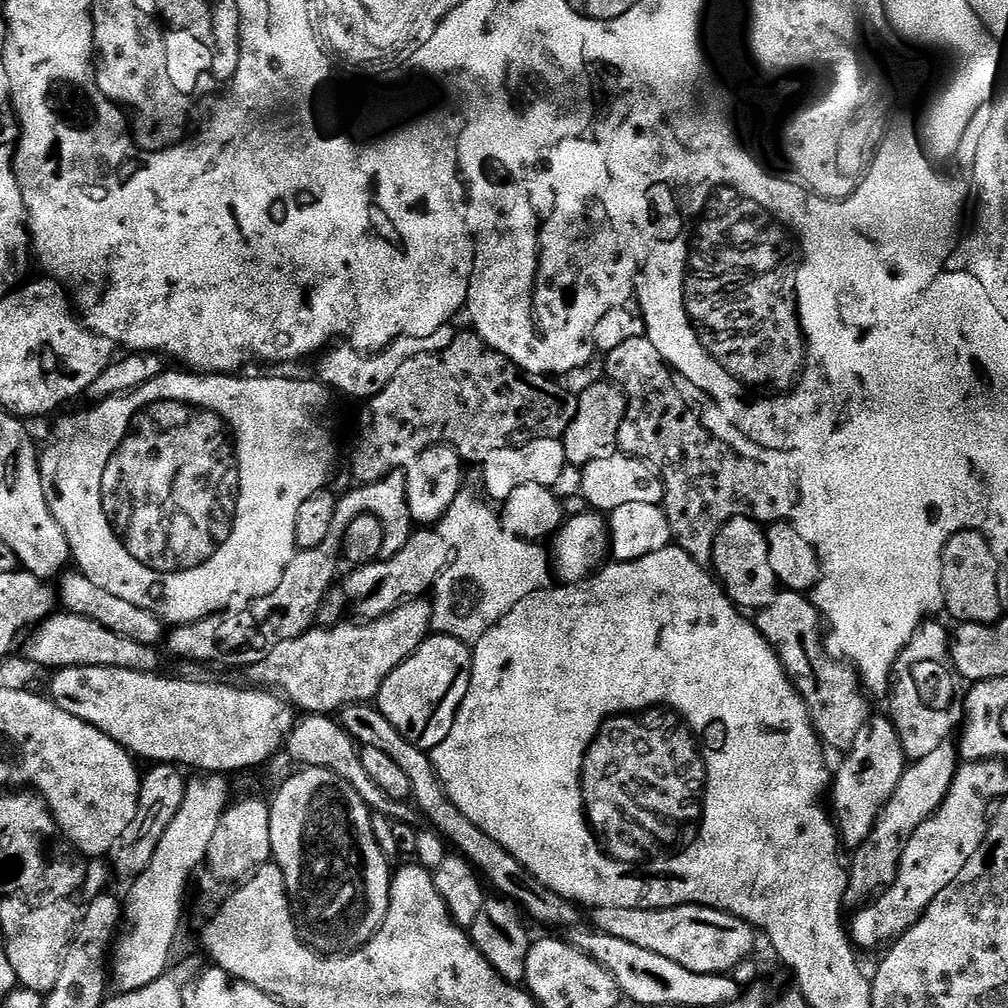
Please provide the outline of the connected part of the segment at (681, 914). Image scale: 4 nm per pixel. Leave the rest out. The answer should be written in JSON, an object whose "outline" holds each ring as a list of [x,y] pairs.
{"outline":[[[683,904],[677,908],[593,908],[591,927],[598,932],[605,932],[614,938],[622,938],[622,942],[634,942],[634,946],[642,946],[642,950],[650,950],[654,954],[662,954],[662,958],[670,958],[670,962],[678,962],[678,966],[686,966],[686,970],[694,970],[694,974],[732,974],[740,964],[749,959],[748,956],[756,948],[756,940],[752,925],[731,916],[729,912],[720,912],[717,908],[704,908],[700,904]]]}

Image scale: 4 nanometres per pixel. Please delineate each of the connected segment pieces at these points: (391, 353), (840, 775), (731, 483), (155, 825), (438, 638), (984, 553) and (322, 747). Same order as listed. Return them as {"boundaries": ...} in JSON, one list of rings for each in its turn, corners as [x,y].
{"boundaries":[[[[445,325],[442,329],[444,342],[438,346],[436,344],[436,336],[438,334],[435,333],[433,335],[434,346],[432,346],[432,340],[427,338],[427,340],[424,340],[424,348],[422,348],[422,340],[413,336],[403,336],[400,339],[396,339],[390,346],[384,348],[383,351],[376,353],[363,353],[349,345],[340,344],[336,346],[338,348],[333,347],[329,349],[320,358],[322,360],[316,374],[320,382],[327,385],[329,389],[336,391],[338,394],[340,392],[356,398],[360,400],[359,402],[366,402],[377,396],[390,384],[391,379],[394,378],[394,375],[398,374],[399,369],[401,369],[405,362],[410,362],[413,358],[421,357],[422,354],[441,352],[447,346],[450,346],[450,343],[454,342],[457,331],[455,325]]],[[[884,714],[873,715],[867,724],[860,727],[849,748],[852,749],[849,750],[844,765],[837,772],[835,769],[830,800],[832,796],[831,811],[834,813],[834,823],[839,835],[843,843],[845,840],[849,844],[849,849],[855,850],[866,842],[879,816],[890,802],[904,773],[906,757],[898,730]]],[[[645,335],[623,342],[620,349],[614,350],[614,358],[606,358],[606,368],[607,379],[619,382],[628,398],[628,409],[618,430],[619,451],[623,455],[645,461],[656,469],[664,484],[662,507],[669,519],[675,547],[690,554],[694,562],[708,566],[712,563],[711,548],[726,522],[745,516],[769,526],[791,517],[795,510],[792,492],[784,492],[784,488],[760,488],[760,484],[756,484],[756,460],[748,460],[748,452],[744,452],[744,456],[720,456],[720,432],[716,432],[716,440],[712,440],[712,436],[700,428],[700,412],[692,412],[692,408],[688,408],[688,400],[684,400],[684,396],[672,388],[668,374],[661,367],[660,356],[653,351]]],[[[157,763],[149,768],[152,769],[143,773],[140,782],[140,797],[138,798],[138,810],[134,814],[134,822],[126,826],[122,838],[114,842],[110,853],[111,871],[115,875],[117,872],[125,882],[139,878],[140,875],[136,873],[136,868],[145,871],[146,866],[150,866],[151,858],[163,834],[166,833],[166,828],[170,826],[170,822],[174,822],[174,816],[178,814],[179,807],[186,798],[189,781],[186,777],[184,778],[185,773],[177,765]]],[[[429,635],[423,640],[382,682],[382,690],[376,695],[375,707],[380,713],[410,742],[410,746],[418,746],[418,750],[429,754],[446,742],[446,734],[450,734],[450,726],[454,726],[454,718],[462,706],[462,698],[466,698],[466,690],[470,690],[470,674],[472,673],[472,648],[465,641],[453,636]]],[[[976,532],[970,536],[954,534],[944,547],[948,551],[948,556],[942,554],[942,562],[948,560],[948,568],[942,566],[942,576],[952,576],[956,584],[960,584],[960,580],[968,584],[964,592],[956,588],[956,592],[948,592],[944,597],[946,612],[949,612],[960,624],[994,624],[1001,619],[1002,609],[998,598],[998,562],[993,545],[988,544],[990,544],[989,537]]],[[[308,714],[303,717],[293,728],[292,733],[286,741],[286,753],[292,760],[297,760],[297,765],[306,768],[321,768],[322,770],[330,770],[338,778],[342,778],[349,786],[352,787],[362,798],[362,802],[367,804],[373,813],[380,813],[387,816],[392,822],[408,824],[412,820],[412,812],[414,816],[414,808],[411,803],[391,800],[386,794],[382,794],[378,790],[370,778],[370,774],[366,774],[365,768],[362,767],[360,761],[360,748],[355,740],[348,735],[342,725],[339,724],[331,715],[328,714]]]]}

